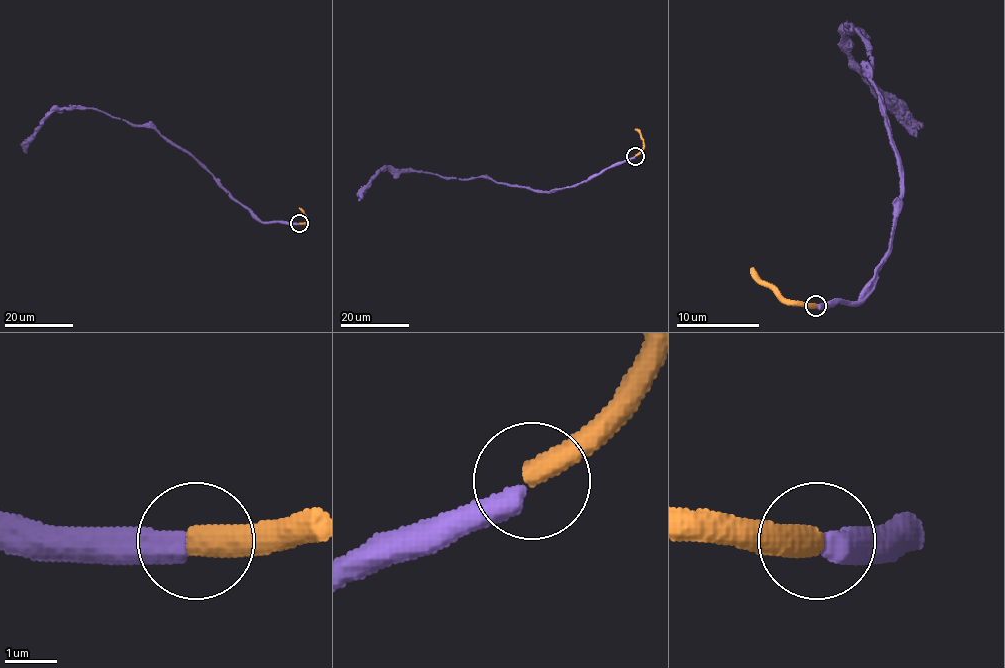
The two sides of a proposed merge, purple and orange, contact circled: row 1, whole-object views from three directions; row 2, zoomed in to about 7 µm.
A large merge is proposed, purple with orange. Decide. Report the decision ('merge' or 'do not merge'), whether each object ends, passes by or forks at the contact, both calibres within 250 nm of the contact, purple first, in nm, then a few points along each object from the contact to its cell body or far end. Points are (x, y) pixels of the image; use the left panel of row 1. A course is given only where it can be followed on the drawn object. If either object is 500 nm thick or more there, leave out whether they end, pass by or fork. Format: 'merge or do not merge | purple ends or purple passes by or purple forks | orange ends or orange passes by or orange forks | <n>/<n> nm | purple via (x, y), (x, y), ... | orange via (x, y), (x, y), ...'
do not merge | 460/500 nm | purple via (299, 223), (257, 220), (190, 155), (171, 145), (153, 128), (132, 125), (92, 108), (54, 108), (25, 153) | orange via (300, 223), (307, 221), (299, 208)

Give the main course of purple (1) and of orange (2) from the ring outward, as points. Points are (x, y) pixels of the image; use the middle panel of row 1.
1: (635, 156), (586, 180), (551, 191), (498, 184), (489, 178), (446, 179), (428, 173), (382, 169), (361, 198)
2: (636, 155), (643, 148), (643, 142), (635, 129)

